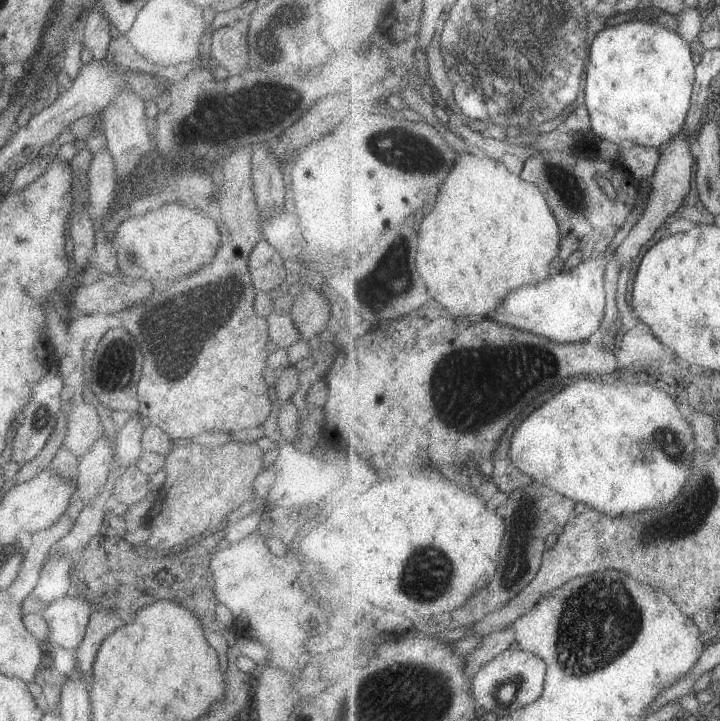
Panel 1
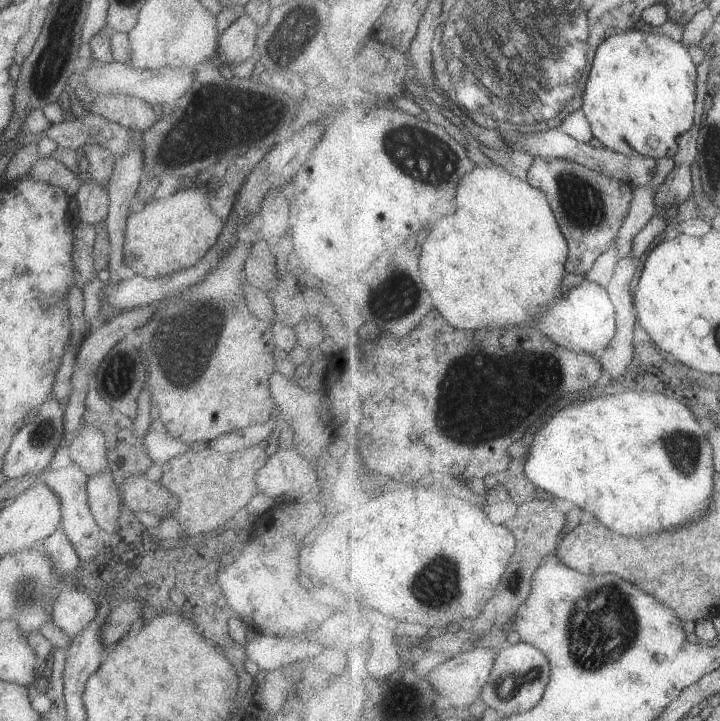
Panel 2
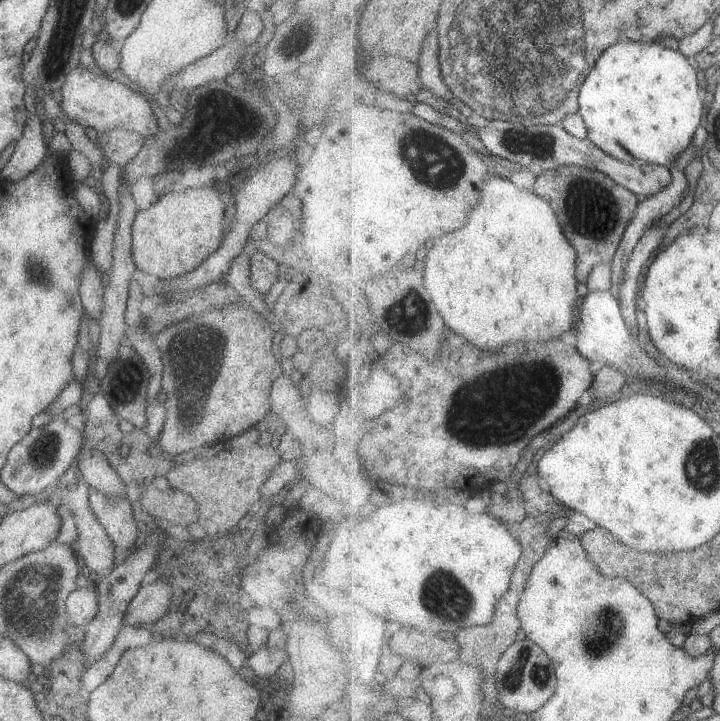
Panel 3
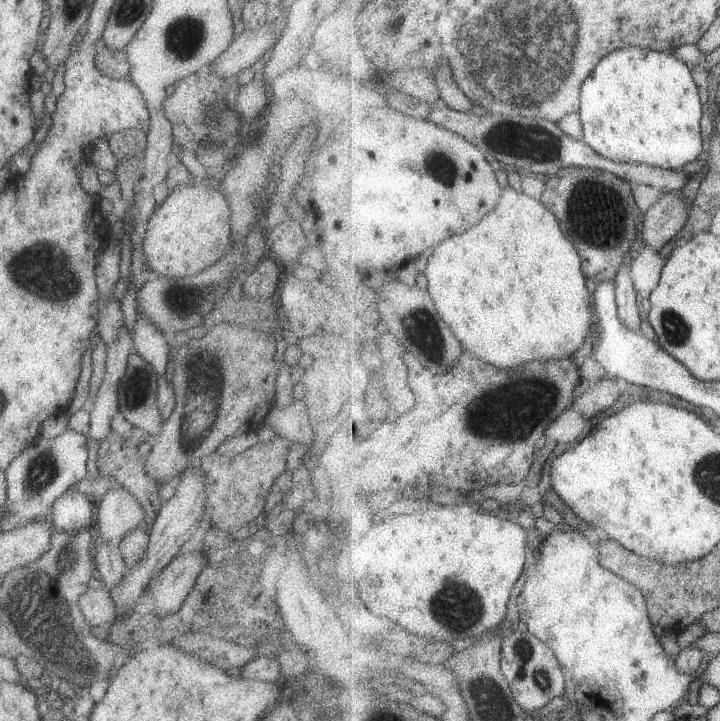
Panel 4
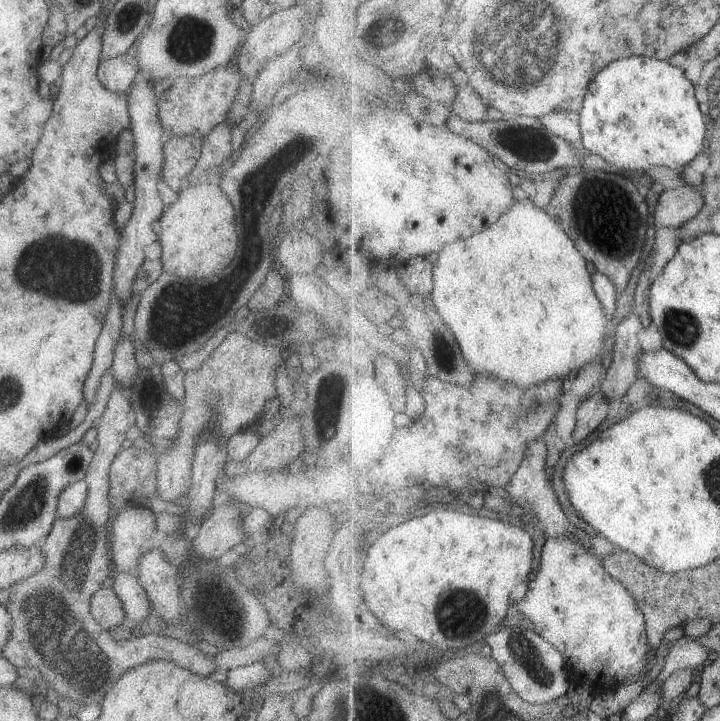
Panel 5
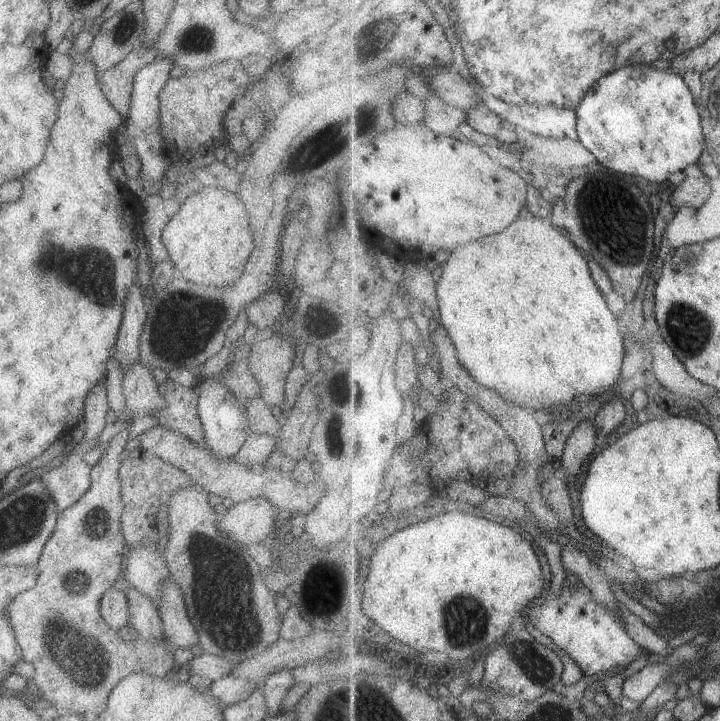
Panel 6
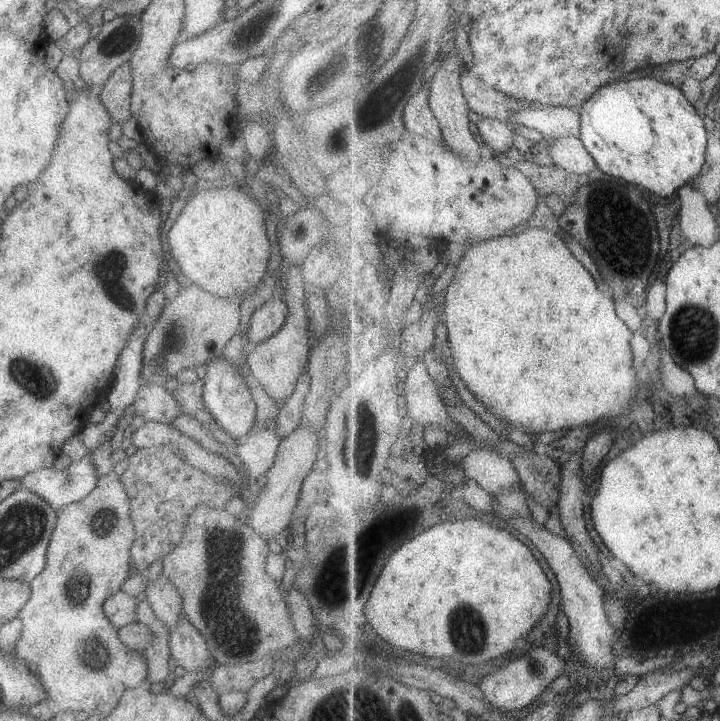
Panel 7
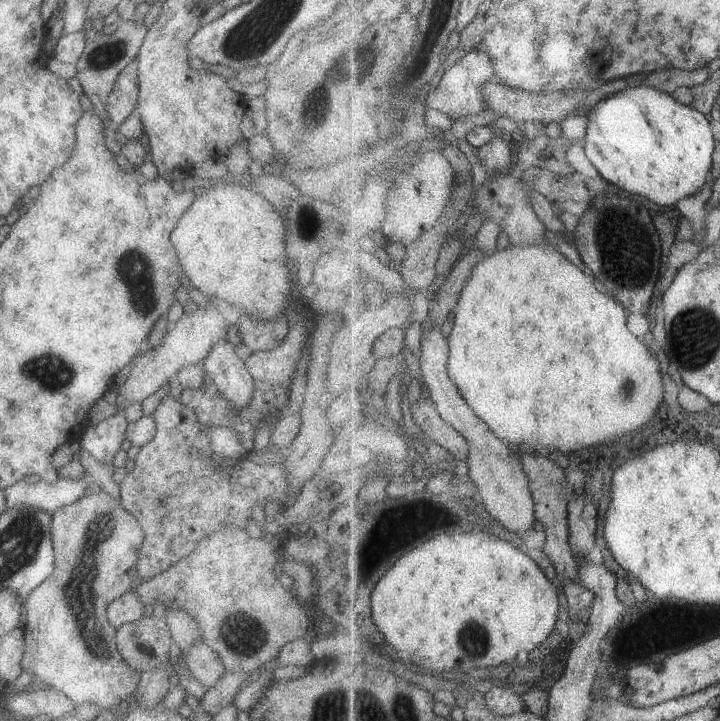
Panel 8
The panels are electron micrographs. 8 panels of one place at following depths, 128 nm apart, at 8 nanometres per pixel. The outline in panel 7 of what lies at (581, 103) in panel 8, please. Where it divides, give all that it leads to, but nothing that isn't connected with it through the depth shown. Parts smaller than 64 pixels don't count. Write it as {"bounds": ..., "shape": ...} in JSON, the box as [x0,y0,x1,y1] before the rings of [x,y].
{"bounds":[461,70,537,124],"shape":[[[465,70],[461,75],[461,86],[471,111],[483,117],[496,118],[507,124],[511,124],[511,112],[537,105],[499,92],[468,70]]]}

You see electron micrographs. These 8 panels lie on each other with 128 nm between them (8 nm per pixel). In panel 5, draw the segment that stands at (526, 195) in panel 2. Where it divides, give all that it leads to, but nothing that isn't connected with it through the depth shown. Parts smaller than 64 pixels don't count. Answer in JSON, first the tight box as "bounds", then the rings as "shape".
{"bounds":[432,199,612,388],"shape":[[[530,199],[515,200],[511,203],[509,212],[505,212],[497,224],[491,226],[491,230],[479,232],[467,240],[458,240],[455,244],[447,244],[440,252],[433,270],[434,289],[432,301],[438,308],[443,320],[453,332],[455,340],[459,342],[465,360],[473,367],[474,374],[491,374],[493,378],[501,382],[511,382],[519,388],[531,388],[537,384],[543,384],[545,380],[559,376],[561,380],[565,379],[568,374],[576,370],[580,371],[587,362],[597,361],[599,356],[603,355],[604,342],[607,338],[605,334],[606,324],[612,324],[612,319],[603,308],[602,301],[599,300],[598,292],[594,287],[592,273],[587,270],[587,260],[583,254],[577,250],[575,242],[569,236],[569,233],[562,227],[556,218],[549,216],[545,208],[537,207]]]}

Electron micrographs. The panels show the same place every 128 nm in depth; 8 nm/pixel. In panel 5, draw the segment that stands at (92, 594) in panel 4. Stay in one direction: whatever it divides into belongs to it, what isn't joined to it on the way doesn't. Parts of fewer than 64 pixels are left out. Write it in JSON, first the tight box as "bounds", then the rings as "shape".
{"bounds":[91,587,124,630],"shape":[[[100,587],[91,596],[91,616],[105,630],[115,628],[123,621],[124,610],[121,601],[111,587]]]}

